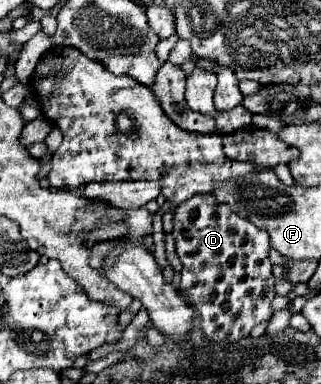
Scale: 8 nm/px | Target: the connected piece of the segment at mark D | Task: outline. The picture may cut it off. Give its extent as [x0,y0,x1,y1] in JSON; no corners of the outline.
[173,194,275,342]

